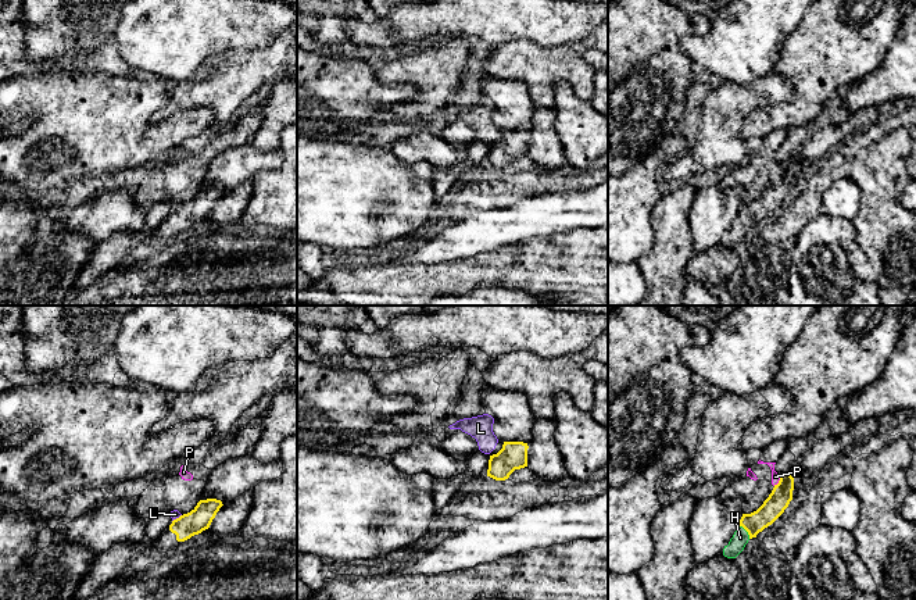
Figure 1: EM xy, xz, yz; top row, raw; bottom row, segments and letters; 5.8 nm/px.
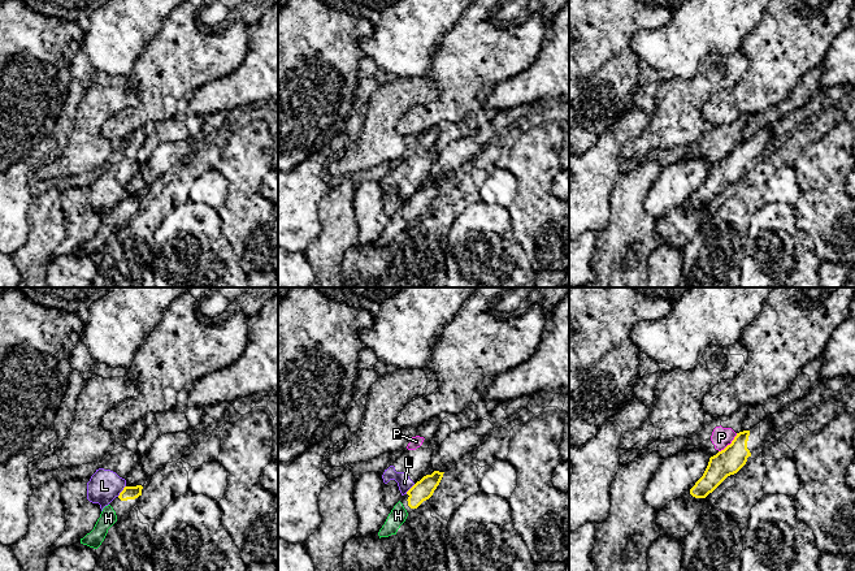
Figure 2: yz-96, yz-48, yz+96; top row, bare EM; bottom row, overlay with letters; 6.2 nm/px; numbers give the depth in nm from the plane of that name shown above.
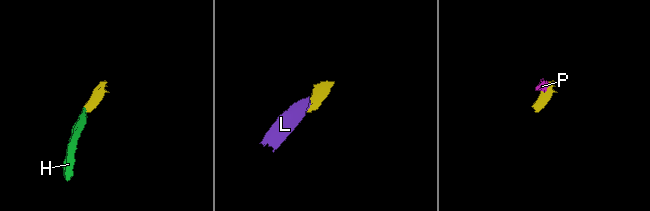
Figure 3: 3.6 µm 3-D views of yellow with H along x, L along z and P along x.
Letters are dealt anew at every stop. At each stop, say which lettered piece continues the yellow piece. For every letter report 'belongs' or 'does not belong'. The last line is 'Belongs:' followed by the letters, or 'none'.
H: belongs
L: does not belong
P: does not belong
Belongs: H

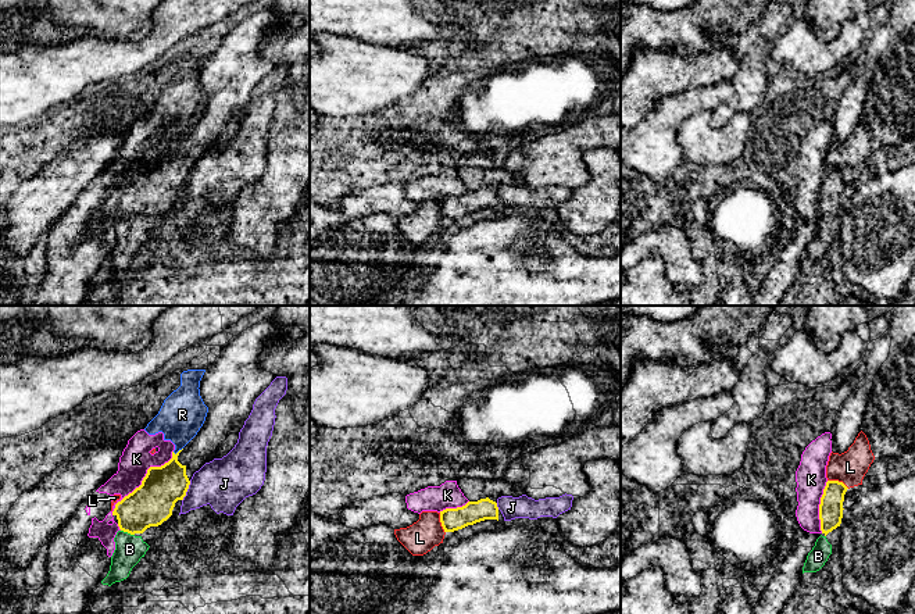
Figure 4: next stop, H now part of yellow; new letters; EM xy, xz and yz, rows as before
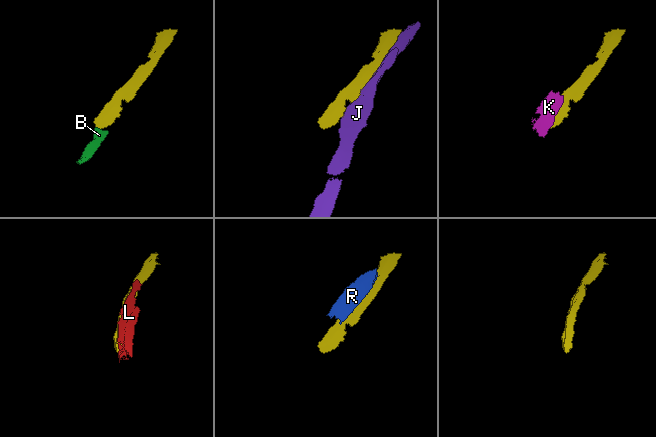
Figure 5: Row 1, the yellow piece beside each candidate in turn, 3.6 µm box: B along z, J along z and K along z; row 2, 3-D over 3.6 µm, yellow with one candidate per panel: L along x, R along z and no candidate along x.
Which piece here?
B: belongs
J: does not belong
K: does not belong
L: does not belong
R: does not belong
Belongs: B

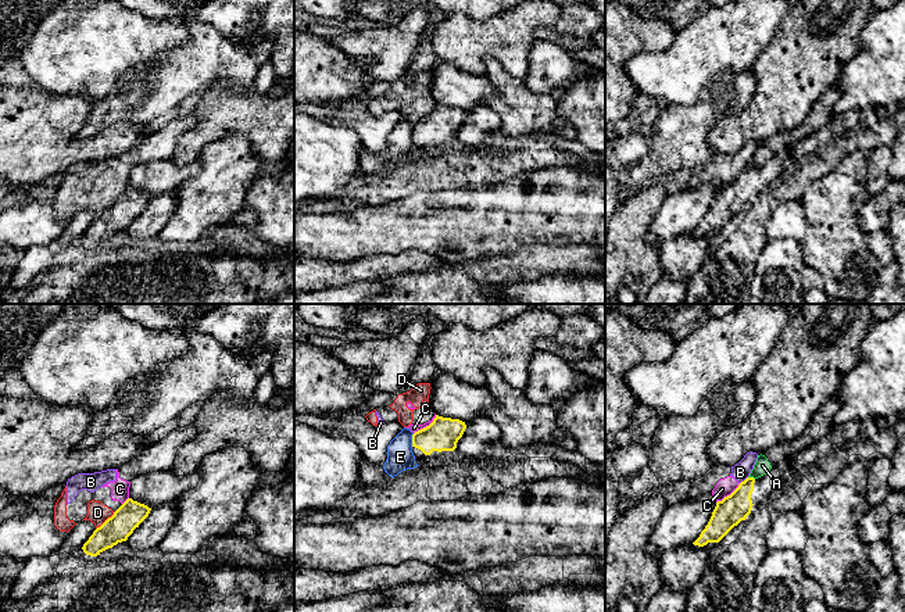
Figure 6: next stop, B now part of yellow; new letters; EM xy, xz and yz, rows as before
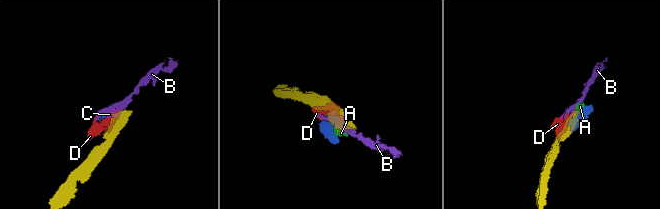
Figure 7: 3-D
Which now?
A: does not belong
B: does not belong
C: does not belong
D: does not belong
E: does not belong
Belongs: none

